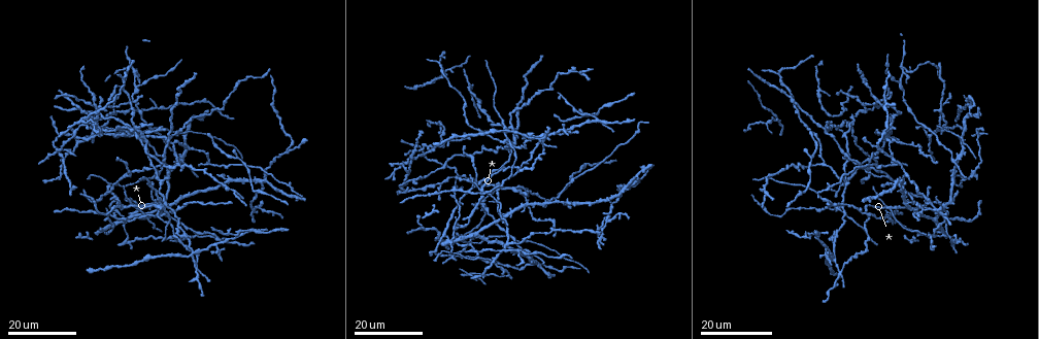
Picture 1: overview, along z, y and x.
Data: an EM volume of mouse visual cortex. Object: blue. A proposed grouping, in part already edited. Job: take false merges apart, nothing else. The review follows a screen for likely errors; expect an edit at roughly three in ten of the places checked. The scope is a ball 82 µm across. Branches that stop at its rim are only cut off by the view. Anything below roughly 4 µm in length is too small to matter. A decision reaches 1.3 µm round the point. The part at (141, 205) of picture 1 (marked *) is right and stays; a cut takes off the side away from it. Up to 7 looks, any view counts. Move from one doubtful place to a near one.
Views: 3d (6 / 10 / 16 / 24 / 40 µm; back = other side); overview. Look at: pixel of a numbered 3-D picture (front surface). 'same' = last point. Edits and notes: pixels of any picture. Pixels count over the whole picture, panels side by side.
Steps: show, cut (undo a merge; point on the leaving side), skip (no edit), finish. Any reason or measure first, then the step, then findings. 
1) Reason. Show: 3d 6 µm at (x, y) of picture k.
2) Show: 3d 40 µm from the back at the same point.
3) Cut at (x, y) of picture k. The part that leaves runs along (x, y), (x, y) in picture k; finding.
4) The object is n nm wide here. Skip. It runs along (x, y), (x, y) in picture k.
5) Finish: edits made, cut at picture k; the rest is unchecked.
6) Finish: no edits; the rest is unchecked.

Four-way junction. Show: 3d 16 µm at (841, 273) of picture 1.

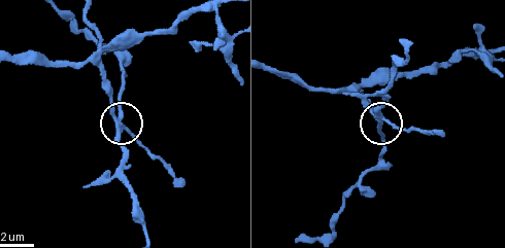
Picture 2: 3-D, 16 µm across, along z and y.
Show: 3d 6 µm at (116, 119) of picture 2.

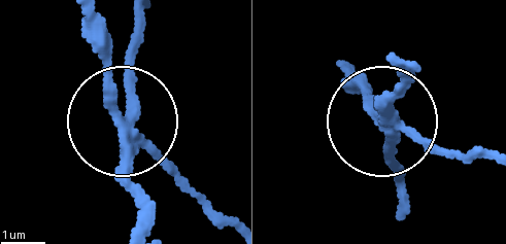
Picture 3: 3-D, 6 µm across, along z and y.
Skip. It runs along (140, 10), (117, 132), (140, 232) in picture 3; one cell here.

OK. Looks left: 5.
Calibre changes. Show: 3d 16 µm at (764, 122) of picture 1.

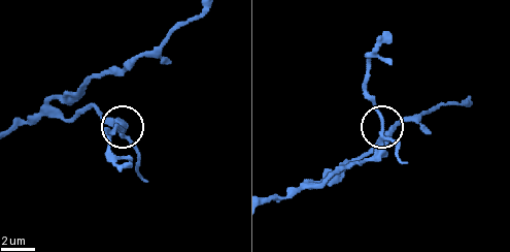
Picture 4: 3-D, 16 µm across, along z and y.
Zoom in. Show: 3d 10 µm at (382, 136) of picture 4.

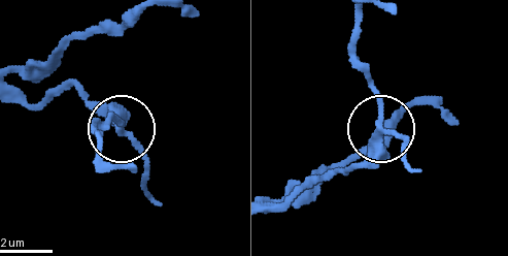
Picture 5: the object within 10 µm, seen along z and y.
Show: 3d 10 µm from the back at (380, 131) of picture 5.

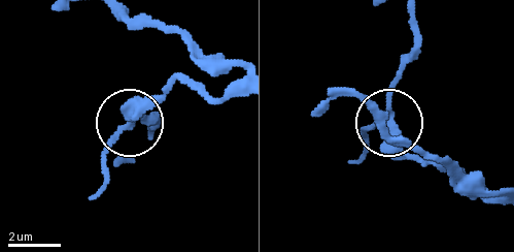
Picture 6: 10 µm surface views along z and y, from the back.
The object is 260 nm wide here. Skip. Continuous, no second cell.

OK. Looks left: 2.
Two arms in line, one across. Show: 3d 16 µm at (888, 176) of picture 1.

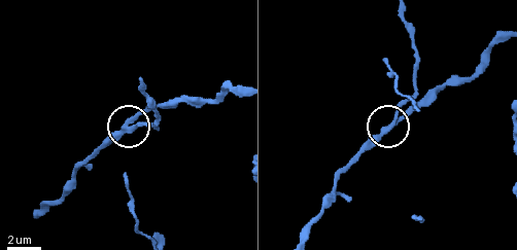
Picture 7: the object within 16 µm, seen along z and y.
Show: 3d 10 µm at (135, 129) of picture 7.

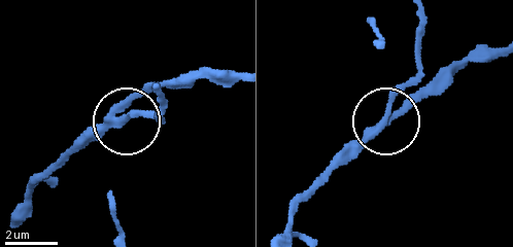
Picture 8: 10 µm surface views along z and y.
The object is 250 nm wide here. Skip. Continuous, no second cell.

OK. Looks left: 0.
Finish: no edits; the rest is unchecked.

